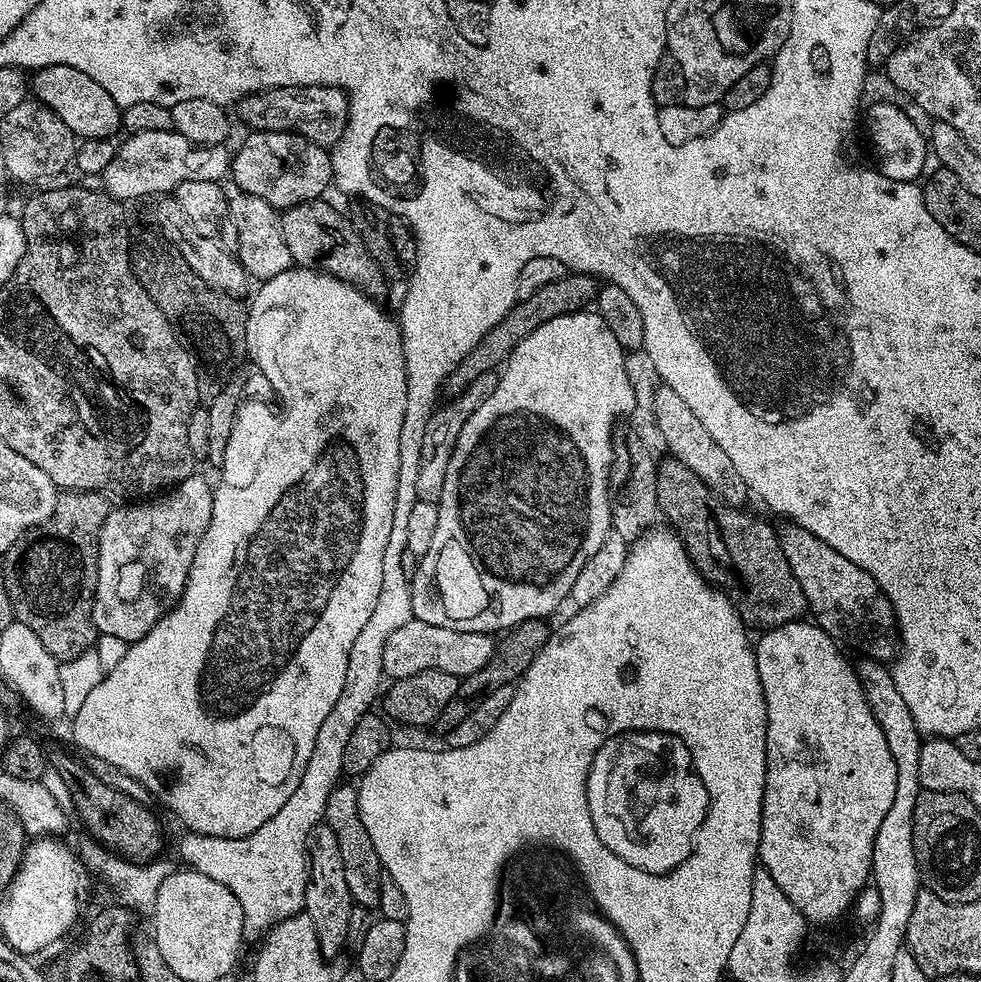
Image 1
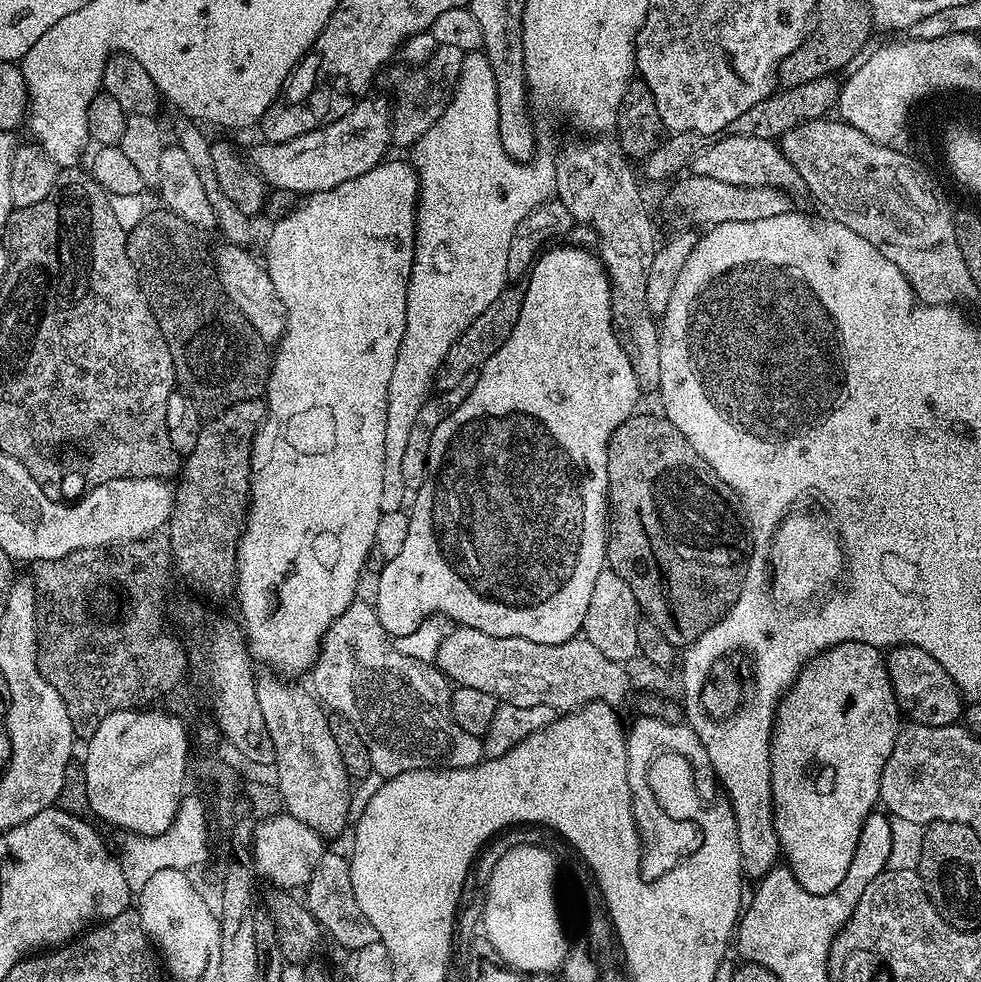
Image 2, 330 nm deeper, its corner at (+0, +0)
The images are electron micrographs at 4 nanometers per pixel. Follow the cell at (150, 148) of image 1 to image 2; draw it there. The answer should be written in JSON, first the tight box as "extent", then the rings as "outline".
{"extent":[250,94,392,192],"outline":[[[369,94],[333,124],[315,128],[286,142],[260,145],[250,155],[250,163],[260,173],[265,185],[284,192],[325,192],[350,178],[358,178],[374,166],[384,163],[392,143],[392,108],[380,96]]]}

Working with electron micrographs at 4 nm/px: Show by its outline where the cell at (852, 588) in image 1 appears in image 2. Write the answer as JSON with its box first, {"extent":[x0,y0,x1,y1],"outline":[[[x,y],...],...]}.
{"extent":[886,644,961,726],"outline":[[[901,644],[887,653],[886,663],[888,677],[896,692],[896,704],[911,723],[946,726],[961,719],[961,690],[950,678],[950,674],[942,670],[938,658],[930,658],[930,654],[926,654],[926,650],[918,646]]]}

